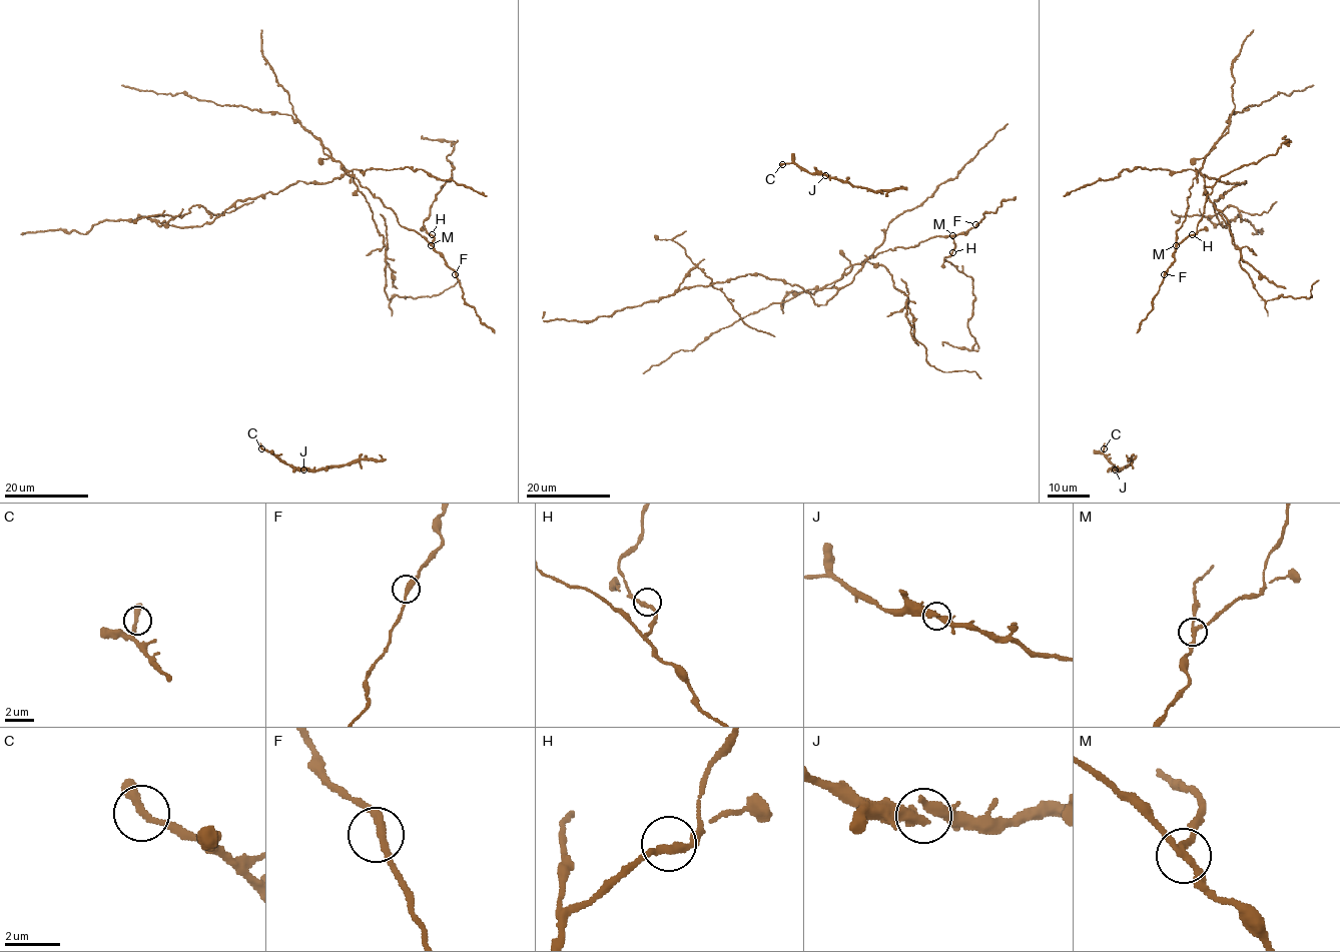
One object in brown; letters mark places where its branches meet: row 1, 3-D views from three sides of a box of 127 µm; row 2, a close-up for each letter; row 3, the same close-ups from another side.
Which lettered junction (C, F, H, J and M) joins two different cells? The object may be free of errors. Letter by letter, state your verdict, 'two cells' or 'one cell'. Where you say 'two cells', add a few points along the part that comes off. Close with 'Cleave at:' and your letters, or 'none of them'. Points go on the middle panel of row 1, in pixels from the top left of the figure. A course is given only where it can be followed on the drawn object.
C: one cell
F: one cell
H: one cell
J: one cell
M: two cells; course (952, 235), (879, 252), (821, 304), (798, 285), (746, 274), (683, 287), (592, 320), (543, 320), (545, 312)
Cleave at: M

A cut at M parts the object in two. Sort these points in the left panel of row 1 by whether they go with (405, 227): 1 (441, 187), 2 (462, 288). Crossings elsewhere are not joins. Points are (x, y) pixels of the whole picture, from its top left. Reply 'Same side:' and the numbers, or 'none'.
Same side: none

